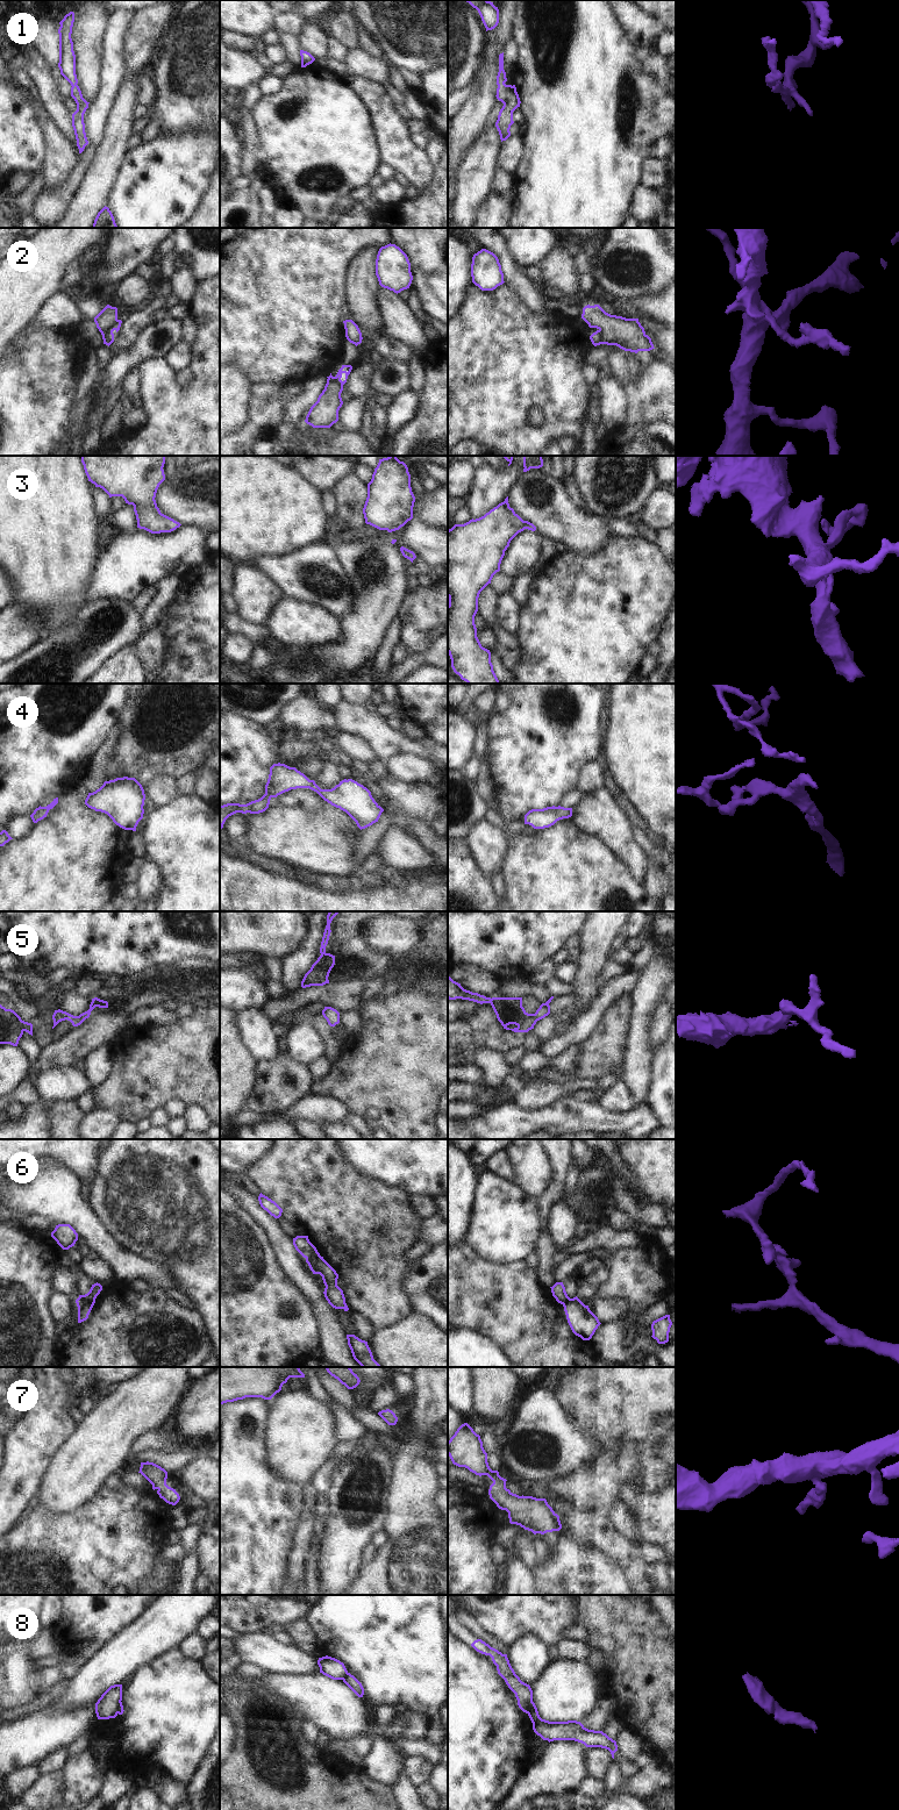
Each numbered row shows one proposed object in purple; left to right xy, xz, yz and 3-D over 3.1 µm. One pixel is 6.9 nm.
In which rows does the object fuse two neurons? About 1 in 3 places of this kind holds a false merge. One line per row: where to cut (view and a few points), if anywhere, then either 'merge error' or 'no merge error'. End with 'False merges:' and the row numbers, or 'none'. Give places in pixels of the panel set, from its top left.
1: cut none; no merge error
2: cut xy (116, 319), (101, 334); merge error
3: cut none; no merge error
4: cut none; no merge error
5: cut xz (326, 953), (321, 956); merge error
6: cut xy (94, 1299), (77, 1304); merge error
7: cut none; no merge error
8: cut yz (532, 1700), (526, 1712); merge error
False merges: 2, 5, 6, 8

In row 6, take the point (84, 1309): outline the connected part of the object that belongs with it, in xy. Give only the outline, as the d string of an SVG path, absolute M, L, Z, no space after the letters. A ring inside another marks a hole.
M95 1300L87 1302L87 1303L80 1303L77 1304L78 1307L78 1323L81 1323L88 1318L88 1315L95 1303Z

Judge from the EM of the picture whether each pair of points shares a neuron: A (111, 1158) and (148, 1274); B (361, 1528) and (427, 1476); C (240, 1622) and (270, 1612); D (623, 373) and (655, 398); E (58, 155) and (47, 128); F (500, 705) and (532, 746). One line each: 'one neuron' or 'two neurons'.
A: two neurons
B: two neurons
C: one neuron
D: two neurons
E: one neuron
F: two neurons

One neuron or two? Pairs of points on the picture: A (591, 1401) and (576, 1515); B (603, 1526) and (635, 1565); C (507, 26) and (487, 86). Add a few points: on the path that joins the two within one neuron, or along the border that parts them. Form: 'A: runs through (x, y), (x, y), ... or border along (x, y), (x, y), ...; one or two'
A: border along (575, 1506), (582, 1509), (591, 1509); two
B: runs through (607, 1536), (627, 1555); one
C: runs through (496, 41), (491, 50), (491, 62), (487, 71); one

